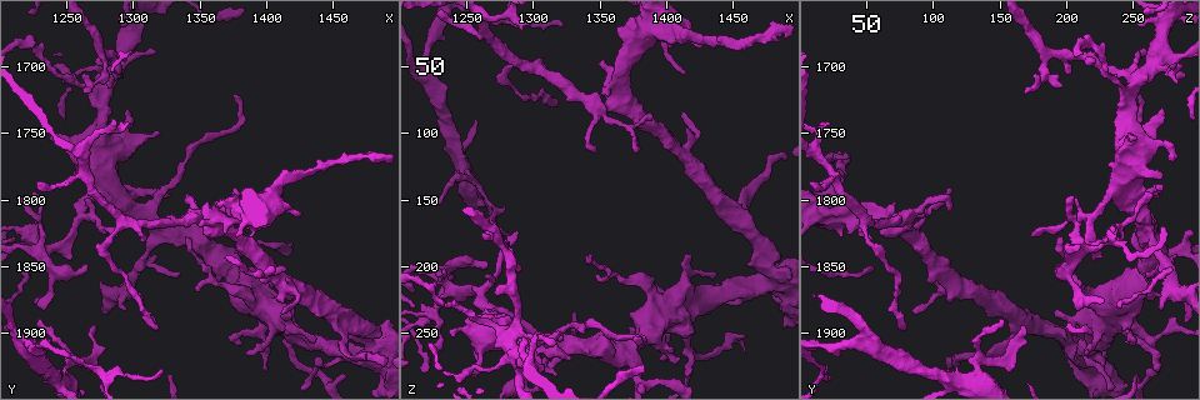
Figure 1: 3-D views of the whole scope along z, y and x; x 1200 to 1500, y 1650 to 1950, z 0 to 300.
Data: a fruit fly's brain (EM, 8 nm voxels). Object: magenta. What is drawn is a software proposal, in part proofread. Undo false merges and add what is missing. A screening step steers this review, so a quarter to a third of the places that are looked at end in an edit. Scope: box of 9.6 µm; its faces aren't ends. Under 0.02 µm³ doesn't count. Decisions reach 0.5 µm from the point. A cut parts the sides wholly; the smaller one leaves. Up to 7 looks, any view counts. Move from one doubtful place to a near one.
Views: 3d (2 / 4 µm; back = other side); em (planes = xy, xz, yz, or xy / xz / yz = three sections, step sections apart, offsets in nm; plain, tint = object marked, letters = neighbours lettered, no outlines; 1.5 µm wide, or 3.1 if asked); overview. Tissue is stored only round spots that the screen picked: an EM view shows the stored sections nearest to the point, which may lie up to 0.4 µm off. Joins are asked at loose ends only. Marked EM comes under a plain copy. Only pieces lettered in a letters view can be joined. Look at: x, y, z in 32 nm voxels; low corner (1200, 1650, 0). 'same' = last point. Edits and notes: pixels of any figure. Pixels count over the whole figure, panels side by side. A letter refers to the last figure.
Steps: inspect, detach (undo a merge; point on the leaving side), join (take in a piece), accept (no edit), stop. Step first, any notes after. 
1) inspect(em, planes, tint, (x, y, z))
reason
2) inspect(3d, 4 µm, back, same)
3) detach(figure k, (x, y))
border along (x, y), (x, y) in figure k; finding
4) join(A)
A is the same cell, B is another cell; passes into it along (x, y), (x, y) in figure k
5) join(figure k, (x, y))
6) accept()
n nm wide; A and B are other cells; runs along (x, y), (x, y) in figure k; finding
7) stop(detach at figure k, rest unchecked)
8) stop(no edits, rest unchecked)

inspect(3d, 2 µm, (1264, 1780, 26))
arms part here

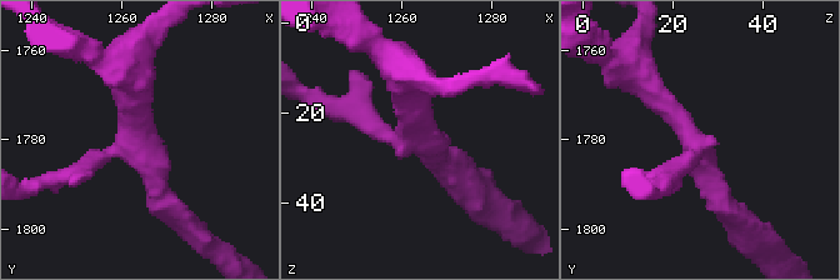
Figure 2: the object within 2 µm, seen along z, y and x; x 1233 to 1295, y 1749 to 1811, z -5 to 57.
inspect(em, planes, tint, (1262, 1782, 25))
now the EM

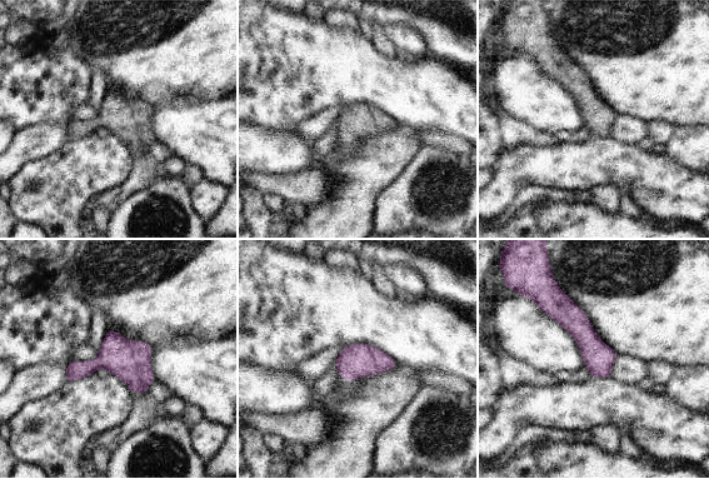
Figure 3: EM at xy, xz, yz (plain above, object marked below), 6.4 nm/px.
inspect(em, planes, letters, same)
see the neighbours

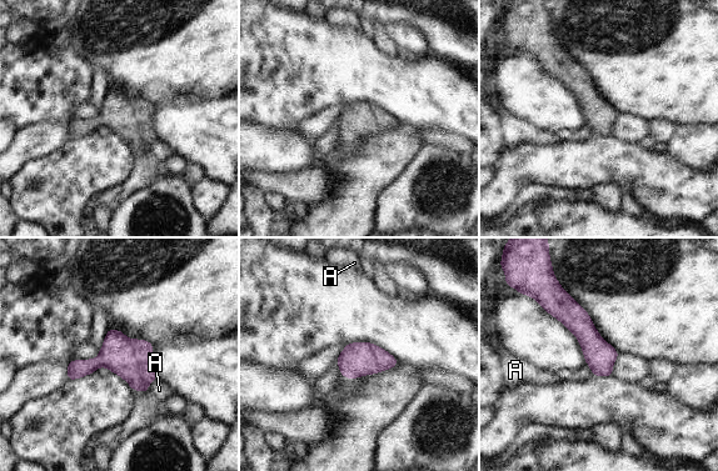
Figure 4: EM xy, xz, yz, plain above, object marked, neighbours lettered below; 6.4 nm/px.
accept()
A is another cell; runs along (561, 294), (608, 372) in figure 4; one cell here

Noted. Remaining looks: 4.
inspect(em, planes, tint, (1260, 1814, 220))
branch point

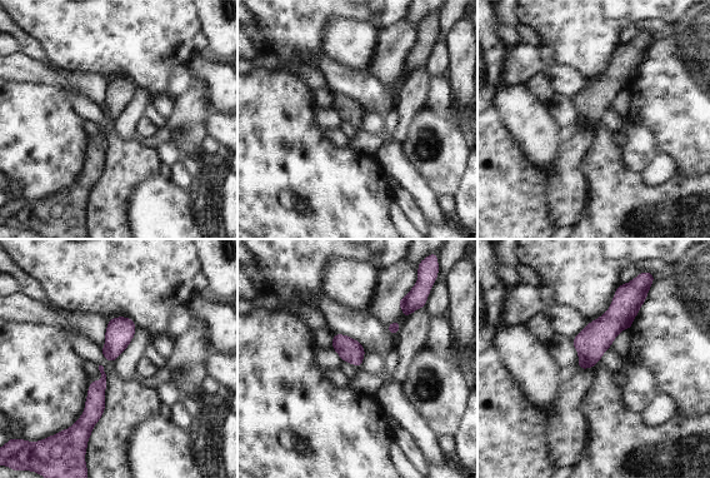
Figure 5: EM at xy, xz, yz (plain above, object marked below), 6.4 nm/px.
inspect(em, planes, letters, same)
what lies round it

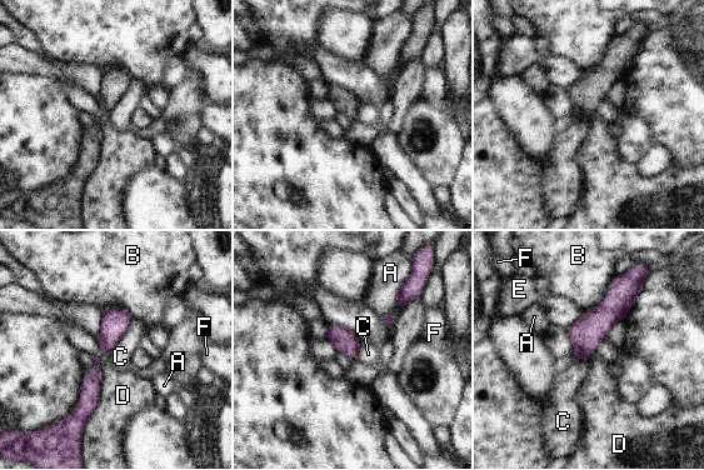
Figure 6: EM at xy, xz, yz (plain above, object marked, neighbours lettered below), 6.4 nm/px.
accept()
D touches over 420 nm; A, B, C, D, E and F are other cells; runs along (635, 274), (577, 356) in figure 6; one cell here

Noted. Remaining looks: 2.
stop(no edits, rest unchecked)

